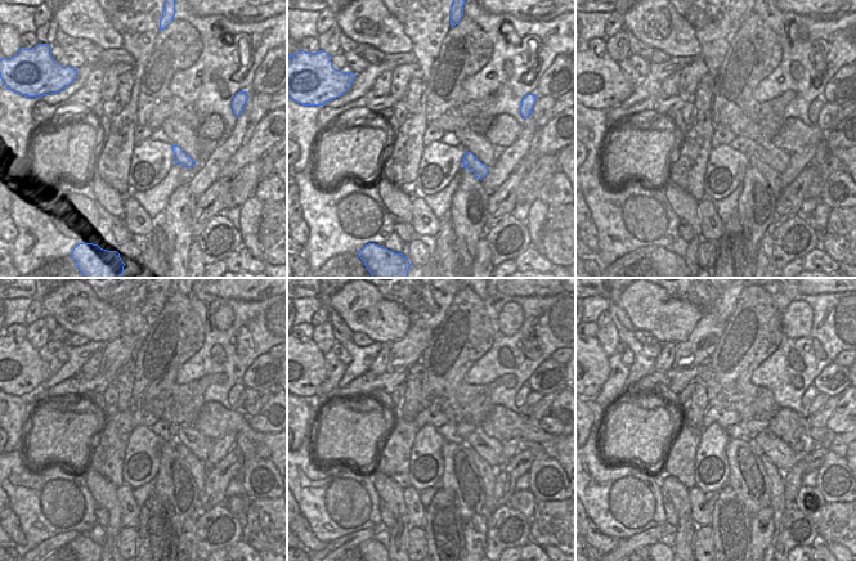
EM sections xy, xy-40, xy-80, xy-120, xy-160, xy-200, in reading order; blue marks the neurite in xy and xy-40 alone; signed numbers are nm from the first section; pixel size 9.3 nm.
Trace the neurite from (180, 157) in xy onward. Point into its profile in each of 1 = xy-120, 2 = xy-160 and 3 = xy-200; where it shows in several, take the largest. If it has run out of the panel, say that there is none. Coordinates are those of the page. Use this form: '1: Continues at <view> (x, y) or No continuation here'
1: Continues at xy-120 (198, 470)
2: Continues at xy-160 (487, 472)
3: Continues at xy-200 (778, 503)

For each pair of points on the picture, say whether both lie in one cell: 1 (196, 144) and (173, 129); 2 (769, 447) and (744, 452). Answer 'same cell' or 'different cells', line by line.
1: same cell
2: different cells

